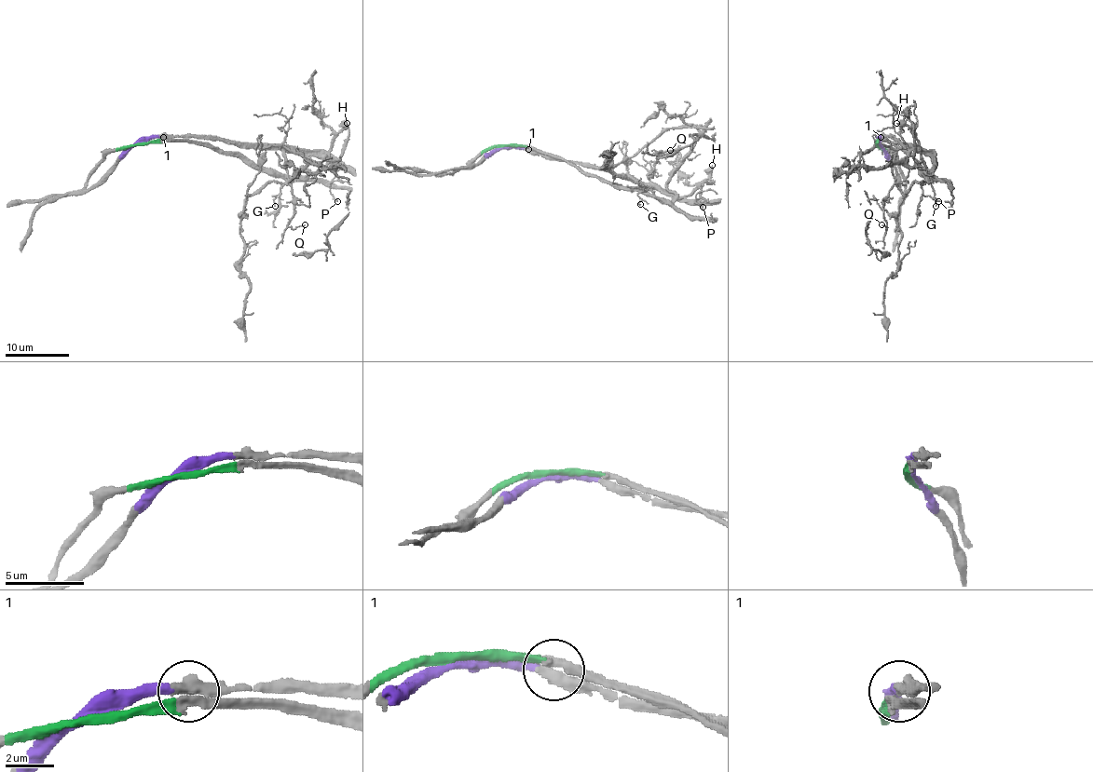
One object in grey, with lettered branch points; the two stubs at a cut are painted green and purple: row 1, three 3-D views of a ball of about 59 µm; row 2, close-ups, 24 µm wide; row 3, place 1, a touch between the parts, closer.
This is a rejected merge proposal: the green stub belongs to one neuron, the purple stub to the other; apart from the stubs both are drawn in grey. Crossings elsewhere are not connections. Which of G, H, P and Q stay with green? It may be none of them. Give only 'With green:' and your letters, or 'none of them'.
With green: G, H

